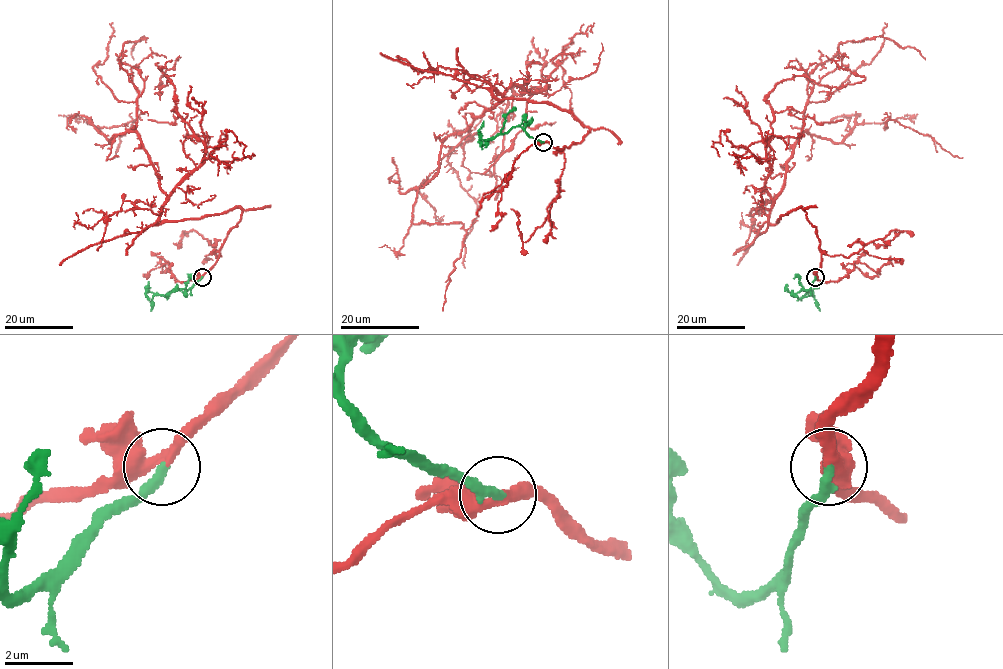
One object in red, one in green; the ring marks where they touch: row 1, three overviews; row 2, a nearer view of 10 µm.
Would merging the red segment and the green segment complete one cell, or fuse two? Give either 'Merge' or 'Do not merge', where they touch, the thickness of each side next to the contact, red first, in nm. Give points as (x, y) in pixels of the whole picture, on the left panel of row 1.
Merge. Place: (202, 277). Thickness 260 nm (red) against 320 nm

